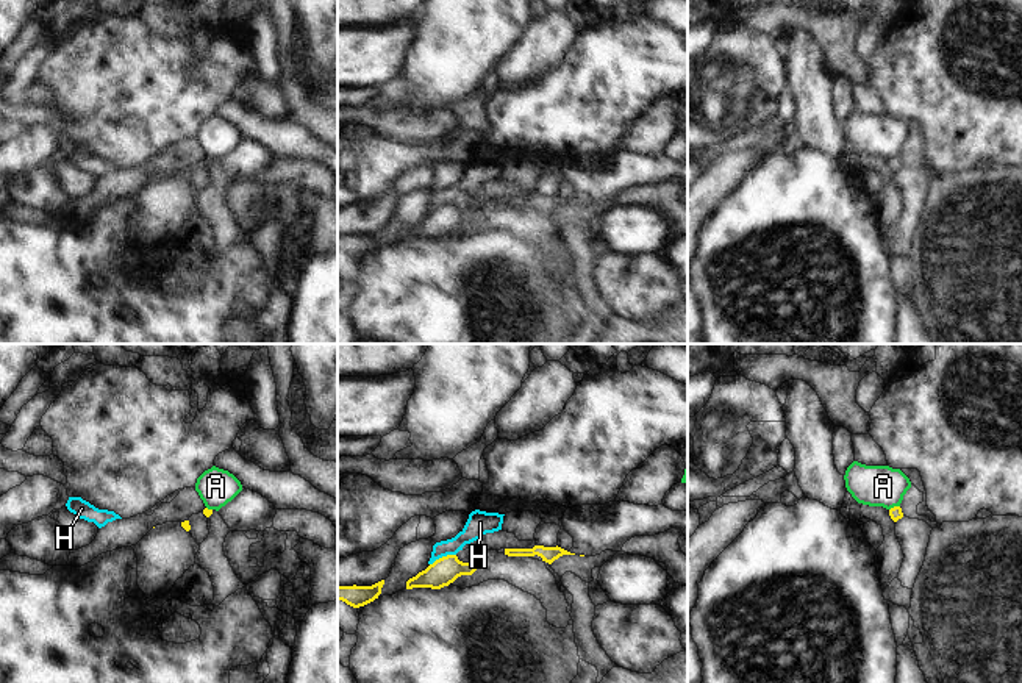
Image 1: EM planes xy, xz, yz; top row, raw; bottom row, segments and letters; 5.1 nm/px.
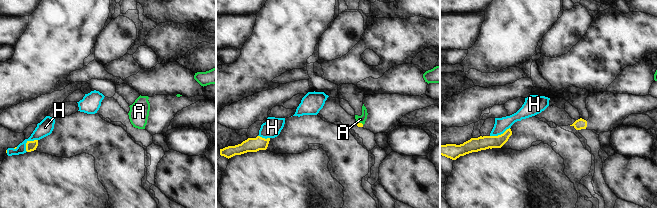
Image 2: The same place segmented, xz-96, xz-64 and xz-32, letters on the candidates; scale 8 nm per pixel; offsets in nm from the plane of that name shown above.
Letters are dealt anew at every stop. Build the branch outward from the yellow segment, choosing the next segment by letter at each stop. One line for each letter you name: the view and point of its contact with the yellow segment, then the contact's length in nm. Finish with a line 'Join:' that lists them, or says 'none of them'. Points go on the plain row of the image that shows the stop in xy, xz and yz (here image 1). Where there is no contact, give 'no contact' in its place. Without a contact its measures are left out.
Join: none of them

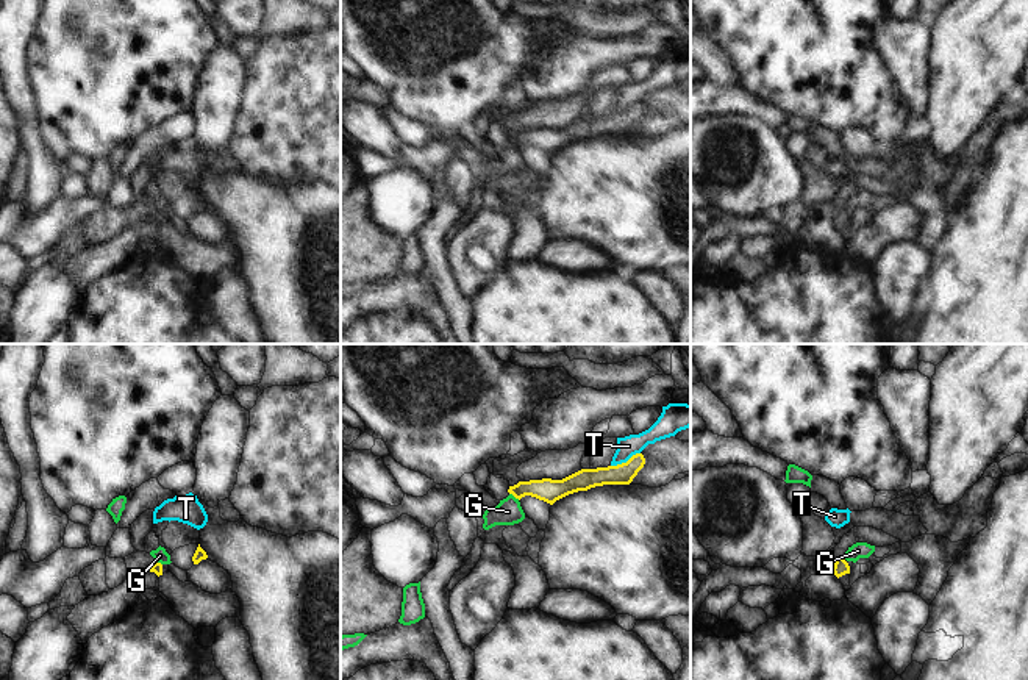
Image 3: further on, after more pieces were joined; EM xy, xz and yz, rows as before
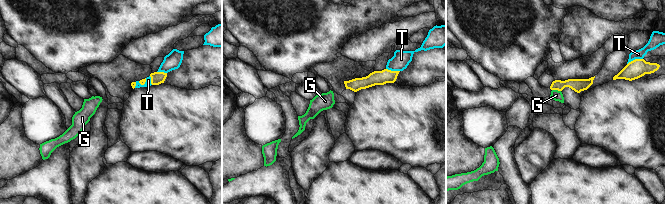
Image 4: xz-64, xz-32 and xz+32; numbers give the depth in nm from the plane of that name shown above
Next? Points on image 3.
Join: none of them

